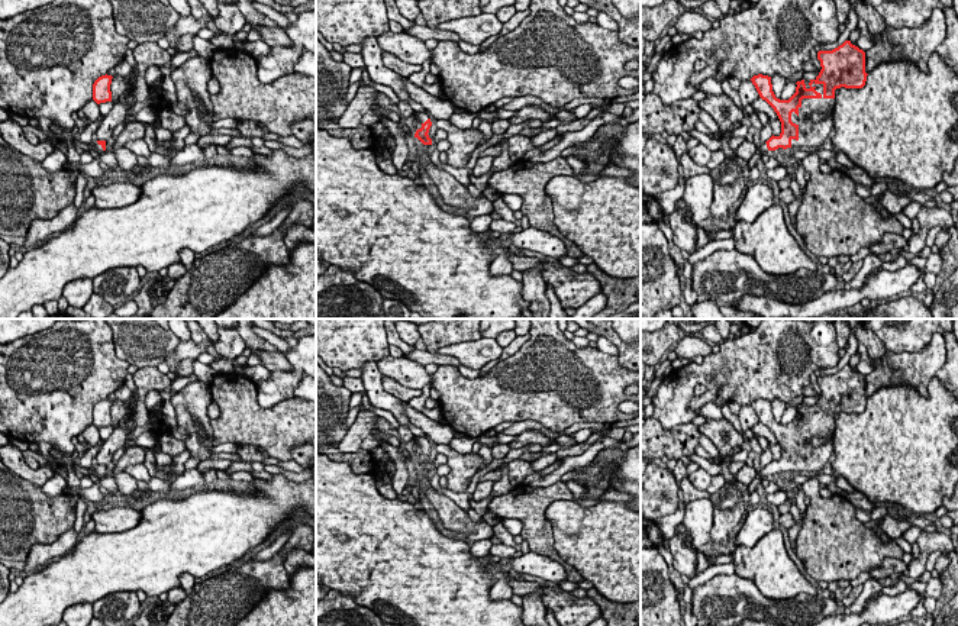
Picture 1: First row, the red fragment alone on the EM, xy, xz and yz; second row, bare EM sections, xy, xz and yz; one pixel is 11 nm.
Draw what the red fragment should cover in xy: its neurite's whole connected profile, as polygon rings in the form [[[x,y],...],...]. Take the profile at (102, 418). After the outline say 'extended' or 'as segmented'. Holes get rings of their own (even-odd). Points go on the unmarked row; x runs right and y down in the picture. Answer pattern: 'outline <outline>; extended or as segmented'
outline [[[101,400],[99,401],[94,409],[93,409],[93,425],[100,429],[106,426],[112,426],[112,416],[110,416],[110,409],[112,409],[112,400]]]; as segmented

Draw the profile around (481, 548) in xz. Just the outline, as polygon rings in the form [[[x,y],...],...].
[[[490,539],[477,541],[470,546],[470,552],[472,556],[484,558],[490,555],[491,546],[493,546],[493,542]]]

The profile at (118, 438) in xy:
[[[117,426],[113,429],[113,433],[104,441],[103,448],[96,455],[97,465],[110,465],[113,454],[119,448],[125,448],[125,442],[128,439],[128,435],[123,427]]]

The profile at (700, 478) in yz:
[[[699,468],[696,470],[694,472],[691,472],[688,475],[688,480],[690,483],[697,488],[697,490],[701,490],[701,491],[707,491],[707,488],[710,487],[712,484],[712,475],[703,470],[703,468]]]

